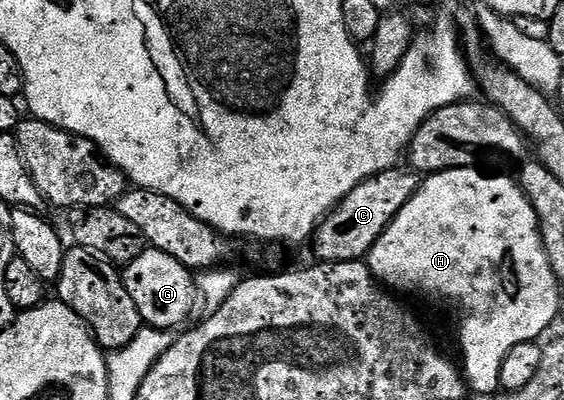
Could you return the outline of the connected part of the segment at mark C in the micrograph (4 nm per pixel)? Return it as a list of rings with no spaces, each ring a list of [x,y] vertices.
[[[413,170],[381,171],[378,175],[365,179],[348,197],[338,202],[337,207],[318,224],[312,236],[314,251],[323,263],[353,263],[367,258],[376,241],[388,229],[398,211],[408,205],[408,201],[418,191],[420,179]]]

